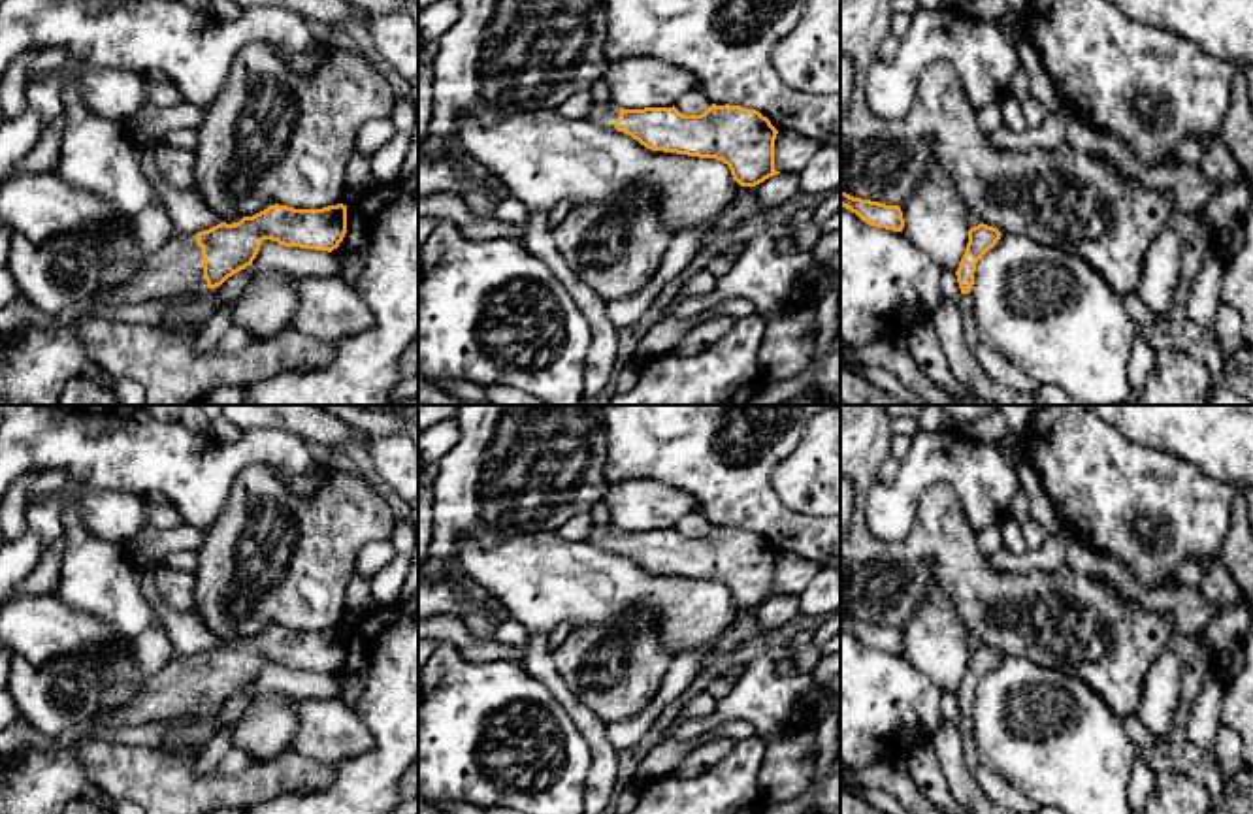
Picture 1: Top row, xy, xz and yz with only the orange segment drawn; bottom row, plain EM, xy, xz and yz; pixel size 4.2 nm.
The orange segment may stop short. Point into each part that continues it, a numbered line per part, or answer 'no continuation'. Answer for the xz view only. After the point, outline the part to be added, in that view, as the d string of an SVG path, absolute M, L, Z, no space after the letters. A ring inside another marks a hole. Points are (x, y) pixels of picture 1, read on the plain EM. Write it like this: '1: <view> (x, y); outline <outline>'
1: xz (603, 536); outline M594 524L588 531L588 541L597 545L599 548L614 550L618 539L620 539L620 529L612 524L607 526Z

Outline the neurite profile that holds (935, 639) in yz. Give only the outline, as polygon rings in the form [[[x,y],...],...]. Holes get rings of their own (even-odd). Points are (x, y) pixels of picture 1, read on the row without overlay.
[[[933,586],[927,599],[901,627],[903,654],[942,693],[957,693],[968,665],[967,629],[952,599]]]

